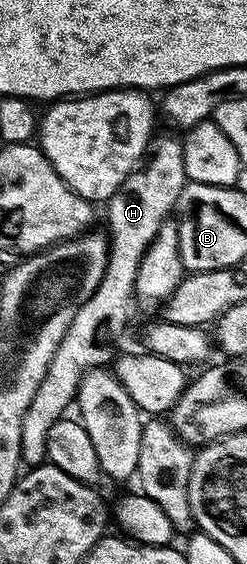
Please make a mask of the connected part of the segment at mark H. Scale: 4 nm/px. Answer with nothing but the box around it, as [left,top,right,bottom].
[21,134,187,467]

